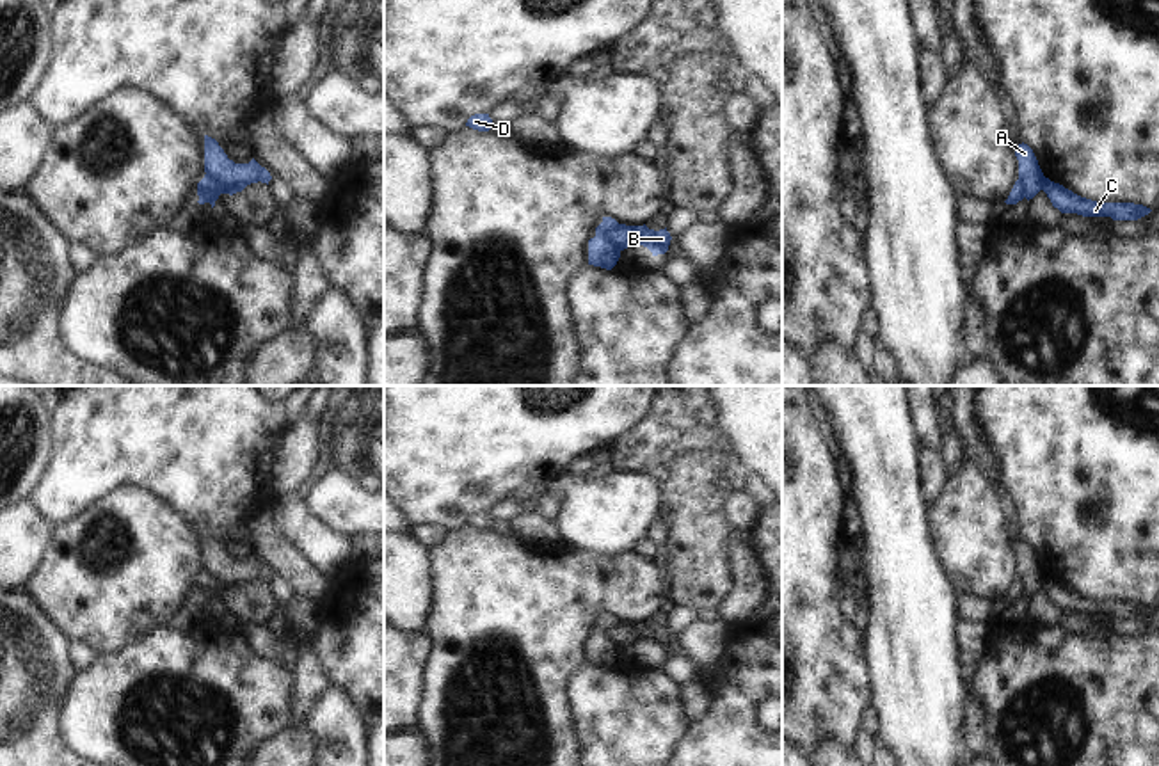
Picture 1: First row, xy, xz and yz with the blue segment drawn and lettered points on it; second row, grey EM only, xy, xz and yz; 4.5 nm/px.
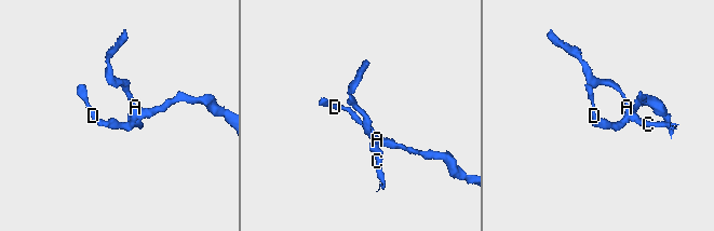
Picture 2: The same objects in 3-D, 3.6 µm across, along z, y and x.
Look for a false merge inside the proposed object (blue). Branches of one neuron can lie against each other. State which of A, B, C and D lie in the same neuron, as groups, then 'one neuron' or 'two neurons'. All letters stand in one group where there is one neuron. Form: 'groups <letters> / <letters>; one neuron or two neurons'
groups A B / C D; two neurons

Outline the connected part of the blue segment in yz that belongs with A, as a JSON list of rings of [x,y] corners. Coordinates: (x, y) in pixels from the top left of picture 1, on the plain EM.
[[[1019,542],[1015,546],[1015,555],[1019,558],[1019,576],[1024,583],[1026,597],[1033,597],[1042,588],[1043,571],[1033,547],[1027,542]]]

